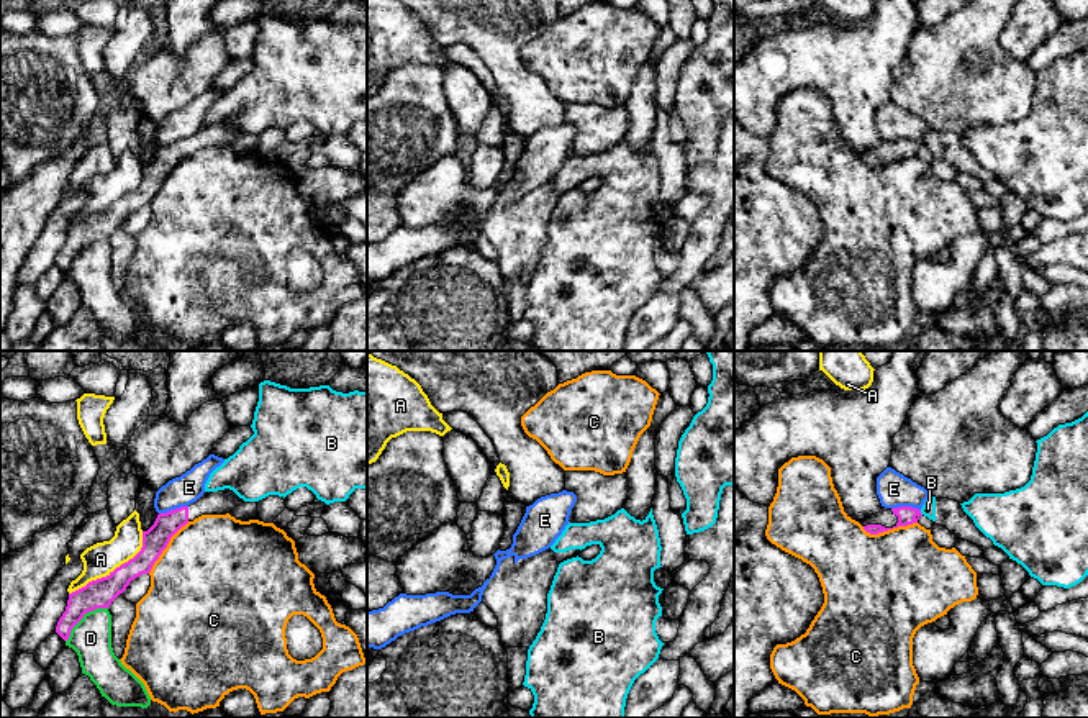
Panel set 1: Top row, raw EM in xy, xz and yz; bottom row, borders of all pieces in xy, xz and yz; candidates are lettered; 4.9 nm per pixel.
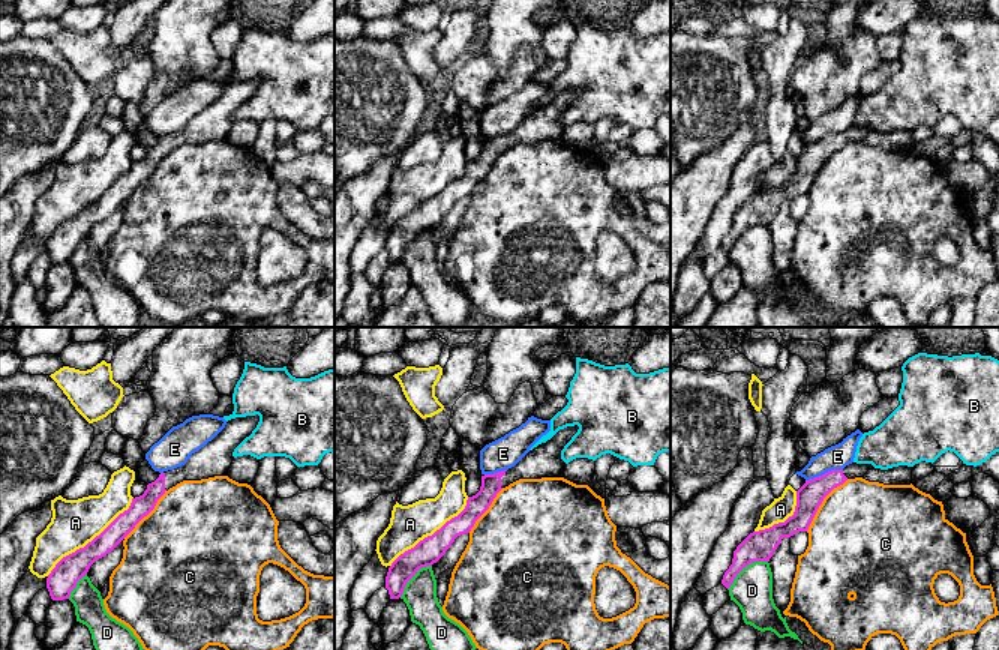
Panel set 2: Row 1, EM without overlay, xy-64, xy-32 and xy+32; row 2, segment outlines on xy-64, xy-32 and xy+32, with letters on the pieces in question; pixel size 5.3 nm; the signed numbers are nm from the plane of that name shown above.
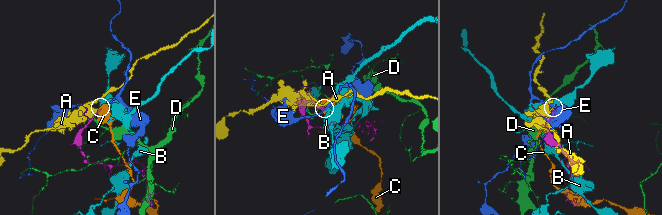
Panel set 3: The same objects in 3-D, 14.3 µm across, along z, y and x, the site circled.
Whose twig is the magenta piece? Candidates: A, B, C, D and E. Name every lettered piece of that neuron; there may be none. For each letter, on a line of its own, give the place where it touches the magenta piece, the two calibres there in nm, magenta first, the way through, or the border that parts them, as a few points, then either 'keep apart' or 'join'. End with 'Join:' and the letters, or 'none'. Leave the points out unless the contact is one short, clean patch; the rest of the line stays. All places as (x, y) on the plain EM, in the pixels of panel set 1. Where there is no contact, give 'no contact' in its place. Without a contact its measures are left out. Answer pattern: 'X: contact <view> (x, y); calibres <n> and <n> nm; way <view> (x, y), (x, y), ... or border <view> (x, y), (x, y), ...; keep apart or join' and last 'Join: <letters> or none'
A: contact xy (115, 202); calibres 140 and 160 nm; keep apart
B: contact yz (920, 145); calibres 100 and 70 nm; border yz (920, 143), (923, 146); keep apart
C: contact yz (888, 161); calibres 100 and 480 nm; keep apart
D: contact xy (82, 249); calibres 140 and 200 nm; border xy (107, 240), (89, 243), (72, 261), (66, 274); keep apart
E: contact xy (172, 143); calibres 120 and 150 nm; border xy (187, 138), (159, 146); keep apart
Join: none

